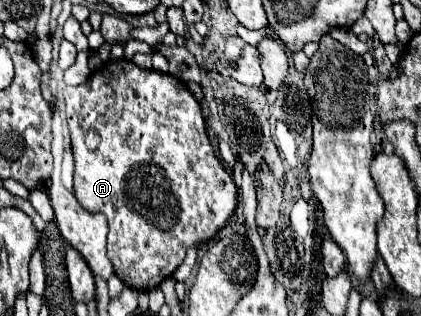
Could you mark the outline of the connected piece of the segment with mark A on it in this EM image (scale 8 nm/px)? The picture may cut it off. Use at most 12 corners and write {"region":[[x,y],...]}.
{"region":[[111,59],[65,87],[73,193],[131,289],[237,207],[199,101]]}

